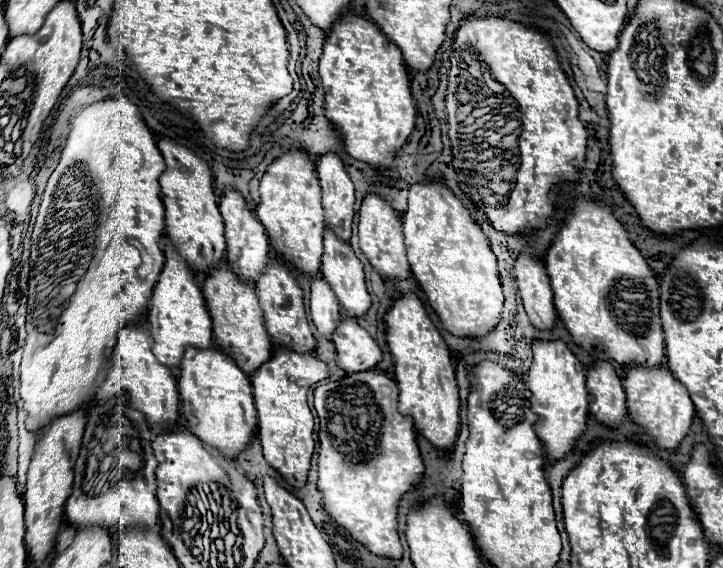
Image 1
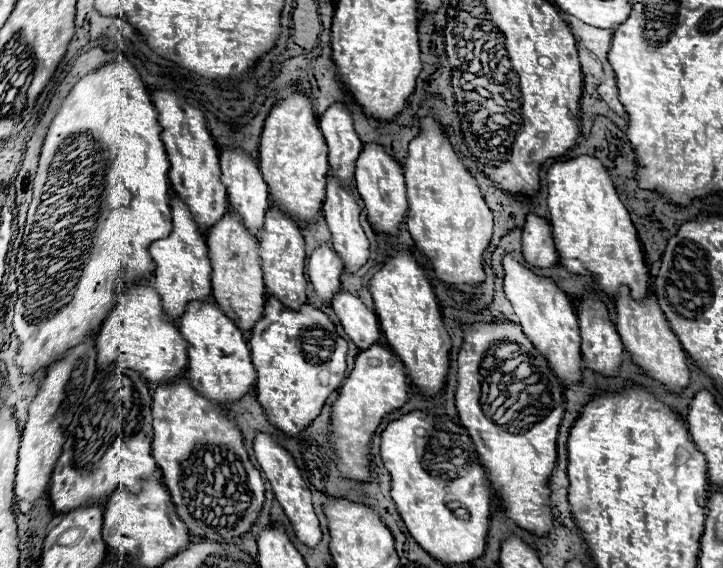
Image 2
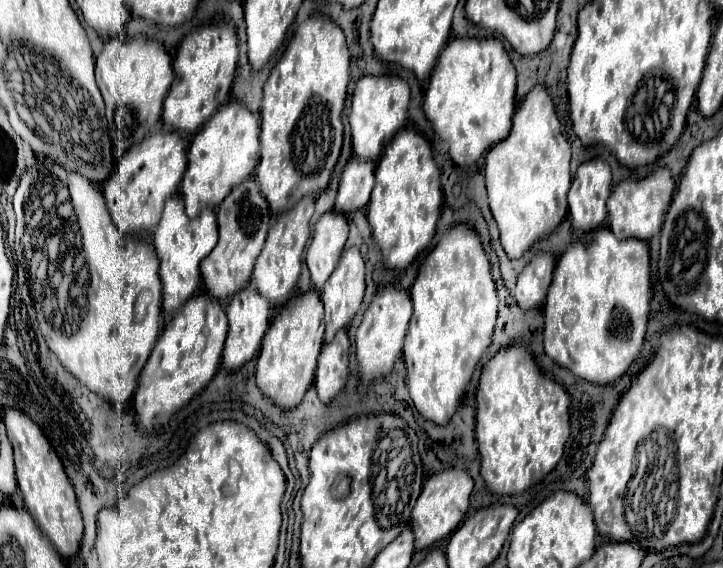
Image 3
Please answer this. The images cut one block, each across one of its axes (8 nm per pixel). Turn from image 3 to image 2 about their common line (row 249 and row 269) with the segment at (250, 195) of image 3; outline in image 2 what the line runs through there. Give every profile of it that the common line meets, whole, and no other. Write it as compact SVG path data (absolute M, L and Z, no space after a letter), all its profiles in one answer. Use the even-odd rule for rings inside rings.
M224 214L208 232L208 256L212 262L212 294L228 318L236 322L242 332L252 330L260 320L266 302L266 288L260 268L260 246L256 236L244 228L244 222L236 214Z

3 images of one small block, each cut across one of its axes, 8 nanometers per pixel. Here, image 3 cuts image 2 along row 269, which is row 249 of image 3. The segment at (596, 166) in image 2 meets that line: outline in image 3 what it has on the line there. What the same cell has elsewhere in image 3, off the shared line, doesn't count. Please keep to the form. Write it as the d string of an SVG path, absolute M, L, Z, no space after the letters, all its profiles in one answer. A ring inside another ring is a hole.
M598 228L572 244L558 260L544 304L544 350L576 376L596 382L616 382L640 354L650 312L650 256L642 240L618 240L610 228ZM624 308L632 320L627 336L611 330L612 312Z

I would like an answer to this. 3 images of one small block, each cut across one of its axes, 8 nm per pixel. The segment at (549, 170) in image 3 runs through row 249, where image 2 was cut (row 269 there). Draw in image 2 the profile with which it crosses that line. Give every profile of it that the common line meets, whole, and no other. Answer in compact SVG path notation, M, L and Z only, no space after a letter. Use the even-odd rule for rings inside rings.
M506 254L502 258L502 266L504 266L504 292L506 298L512 302L516 316L520 318L524 334L532 340L536 350L548 358L552 370L556 372L558 380L564 386L580 382L580 368L582 368L580 334L578 334L578 320L568 296L550 278L534 274L518 260L514 260L512 254Z

